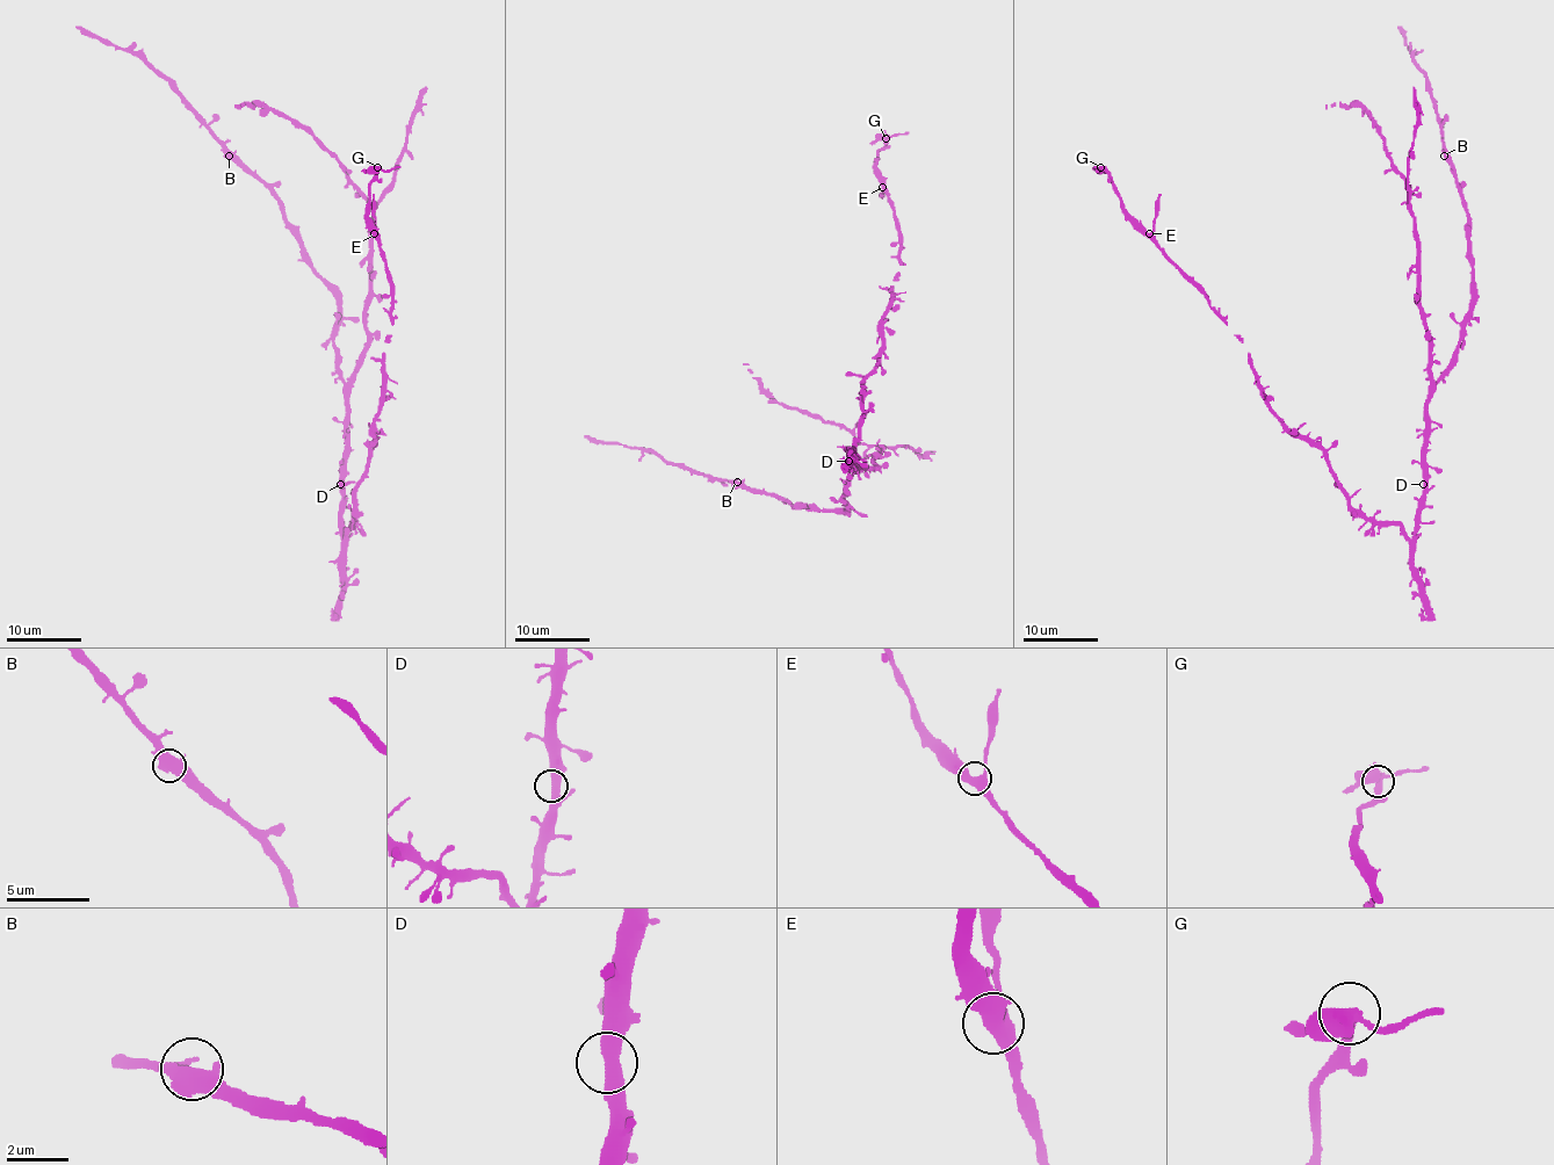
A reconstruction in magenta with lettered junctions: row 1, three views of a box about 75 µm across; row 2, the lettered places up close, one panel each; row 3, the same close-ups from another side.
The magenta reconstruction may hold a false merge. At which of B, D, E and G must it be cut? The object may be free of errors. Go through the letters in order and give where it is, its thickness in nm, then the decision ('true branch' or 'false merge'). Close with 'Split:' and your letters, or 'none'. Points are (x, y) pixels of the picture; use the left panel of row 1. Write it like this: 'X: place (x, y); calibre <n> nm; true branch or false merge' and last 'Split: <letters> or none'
B: place (229, 156); calibre 480 nm; true branch
D: place (340, 484); calibre 400 nm; true branch
E: place (374, 233); calibre 420 nm; true branch
G: place (377, 167); calibre 460 nm; false merge
Split: G

